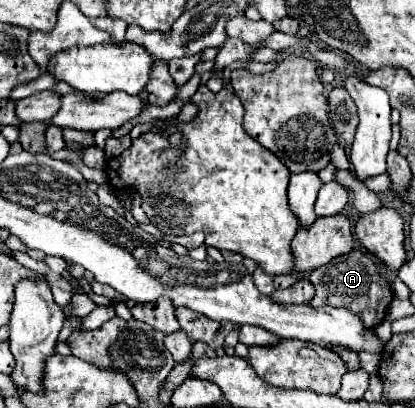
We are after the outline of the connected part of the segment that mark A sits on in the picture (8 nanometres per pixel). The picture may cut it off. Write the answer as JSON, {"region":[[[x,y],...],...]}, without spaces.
{"region":[[[355,249],[355,251],[347,253],[347,255],[335,257],[327,265],[313,269],[311,275],[309,275],[309,281],[315,287],[315,297],[309,301],[309,305],[313,305],[313,307],[331,305],[331,307],[345,307],[345,309],[349,309],[349,301],[361,301],[363,305],[369,307],[367,311],[359,311],[357,313],[355,307],[351,307],[349,311],[353,315],[357,315],[363,321],[363,325],[369,327],[369,329],[377,327],[387,317],[389,305],[393,301],[391,285],[381,277],[381,273],[377,269],[377,263],[371,259],[369,253],[359,251],[359,249]]]}

